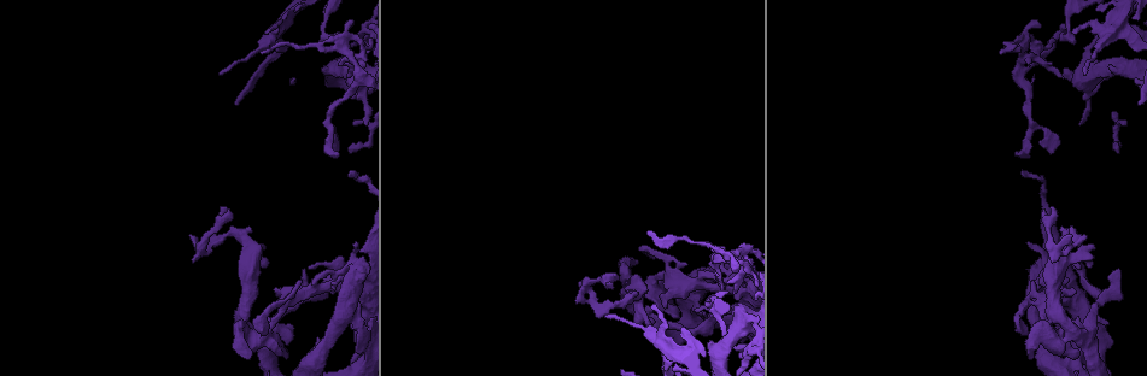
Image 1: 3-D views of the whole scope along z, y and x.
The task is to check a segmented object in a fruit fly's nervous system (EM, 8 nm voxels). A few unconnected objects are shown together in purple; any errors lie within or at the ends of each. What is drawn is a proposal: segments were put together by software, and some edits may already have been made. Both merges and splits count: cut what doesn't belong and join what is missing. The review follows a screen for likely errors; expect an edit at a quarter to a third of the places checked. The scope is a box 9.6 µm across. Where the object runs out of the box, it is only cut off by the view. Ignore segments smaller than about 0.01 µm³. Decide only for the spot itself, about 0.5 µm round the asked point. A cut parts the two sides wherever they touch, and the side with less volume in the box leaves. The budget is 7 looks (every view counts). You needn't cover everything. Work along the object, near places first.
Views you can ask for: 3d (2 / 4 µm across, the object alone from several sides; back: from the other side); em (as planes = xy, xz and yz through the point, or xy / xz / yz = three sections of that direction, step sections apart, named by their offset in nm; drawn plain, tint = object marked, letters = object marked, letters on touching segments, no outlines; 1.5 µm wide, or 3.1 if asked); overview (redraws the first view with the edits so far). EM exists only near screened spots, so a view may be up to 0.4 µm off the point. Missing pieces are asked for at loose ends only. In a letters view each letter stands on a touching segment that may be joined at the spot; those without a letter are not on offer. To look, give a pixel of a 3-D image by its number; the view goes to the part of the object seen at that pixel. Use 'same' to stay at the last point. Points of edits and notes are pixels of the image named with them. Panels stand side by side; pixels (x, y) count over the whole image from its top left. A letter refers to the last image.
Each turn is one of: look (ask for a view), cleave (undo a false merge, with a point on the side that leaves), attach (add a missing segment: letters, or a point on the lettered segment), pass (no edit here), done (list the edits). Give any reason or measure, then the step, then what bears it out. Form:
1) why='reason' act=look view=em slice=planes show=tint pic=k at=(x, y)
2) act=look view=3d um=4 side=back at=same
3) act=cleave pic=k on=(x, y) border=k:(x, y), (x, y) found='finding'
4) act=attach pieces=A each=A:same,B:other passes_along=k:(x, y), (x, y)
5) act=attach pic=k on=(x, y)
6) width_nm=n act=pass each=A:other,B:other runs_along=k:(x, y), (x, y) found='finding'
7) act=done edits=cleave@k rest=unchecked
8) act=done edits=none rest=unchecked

why='free end' act=look view=em slice=planes show=plain pic=1 at=(739, 354)

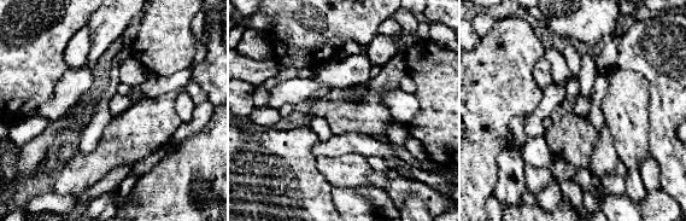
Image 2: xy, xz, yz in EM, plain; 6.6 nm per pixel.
why='what lies round it' act=look view=em slice=planes show=letters at=same

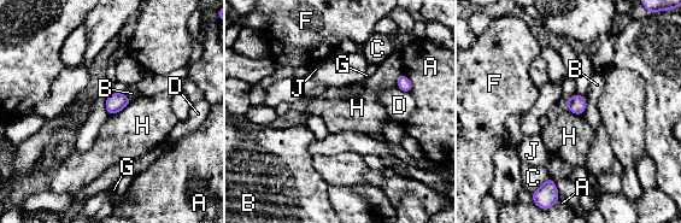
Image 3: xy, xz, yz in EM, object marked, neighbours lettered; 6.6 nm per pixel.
longest_contact=H:190nm act=pass each=A:other,B:other,C:other,D:other,F:other,G:other,H:other,J:other border=3:(133, 100), (110, 116) found='none of them fits'

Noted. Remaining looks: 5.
why='tapers out' act=look view=em slice=planes show=tint pic=1 at=(722, 247)

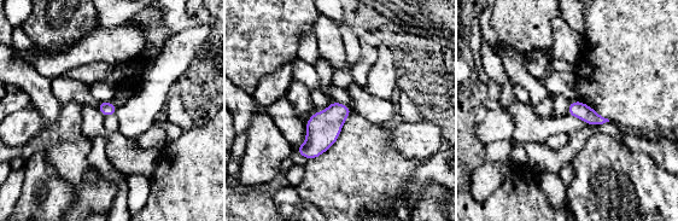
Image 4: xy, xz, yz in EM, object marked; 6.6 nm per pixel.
why='what lies round it' act=look view=em slice=planes show=letters at=same

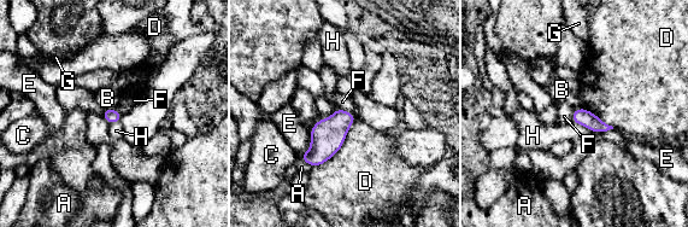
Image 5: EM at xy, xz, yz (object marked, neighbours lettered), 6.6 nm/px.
width_nm=90 act=pass each=A:other,B:other,C:other,D:other,E:other,F:other,G:other,H:other border=5:(336, 108), (352, 114) found='none of them fits'

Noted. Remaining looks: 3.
why='free end' act=look view=3d um=2 pic=1 at=(1084, 72)

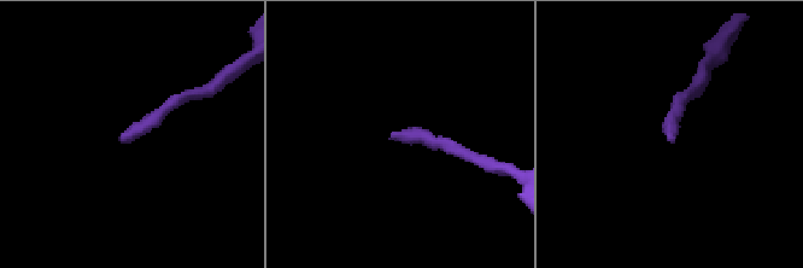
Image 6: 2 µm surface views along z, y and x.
why='now the EM' act=look view=em slice=planes show=letters pic=6 at=(674, 140)

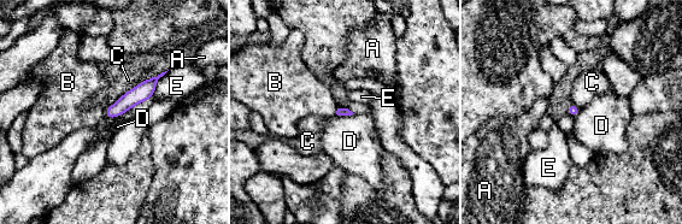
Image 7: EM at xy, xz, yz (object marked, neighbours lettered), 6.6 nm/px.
act=pass each=A:other,B:other,C:other,D:other,E:other runs_along=7:(153, 81), (141, 93), (107, 113) found='no lettered segment goes on from it'

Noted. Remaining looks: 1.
act=done edits=none rest=unchecked

